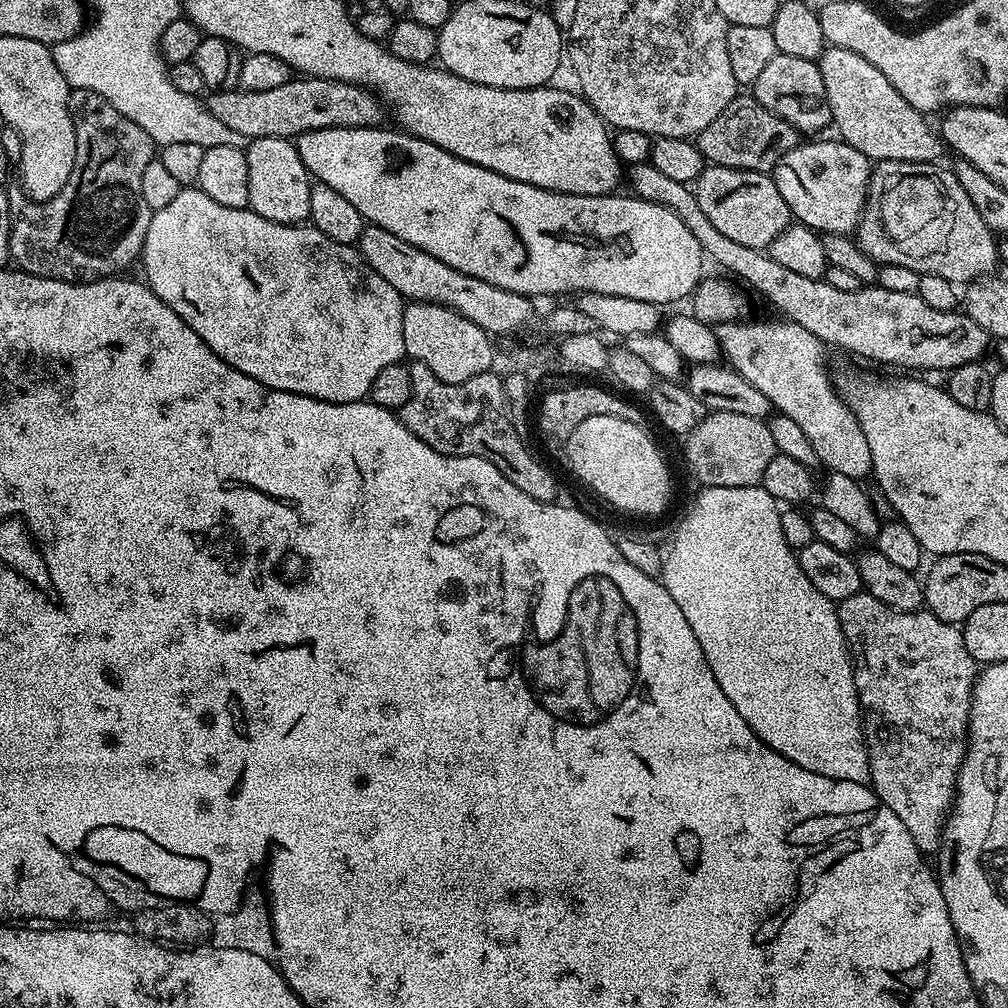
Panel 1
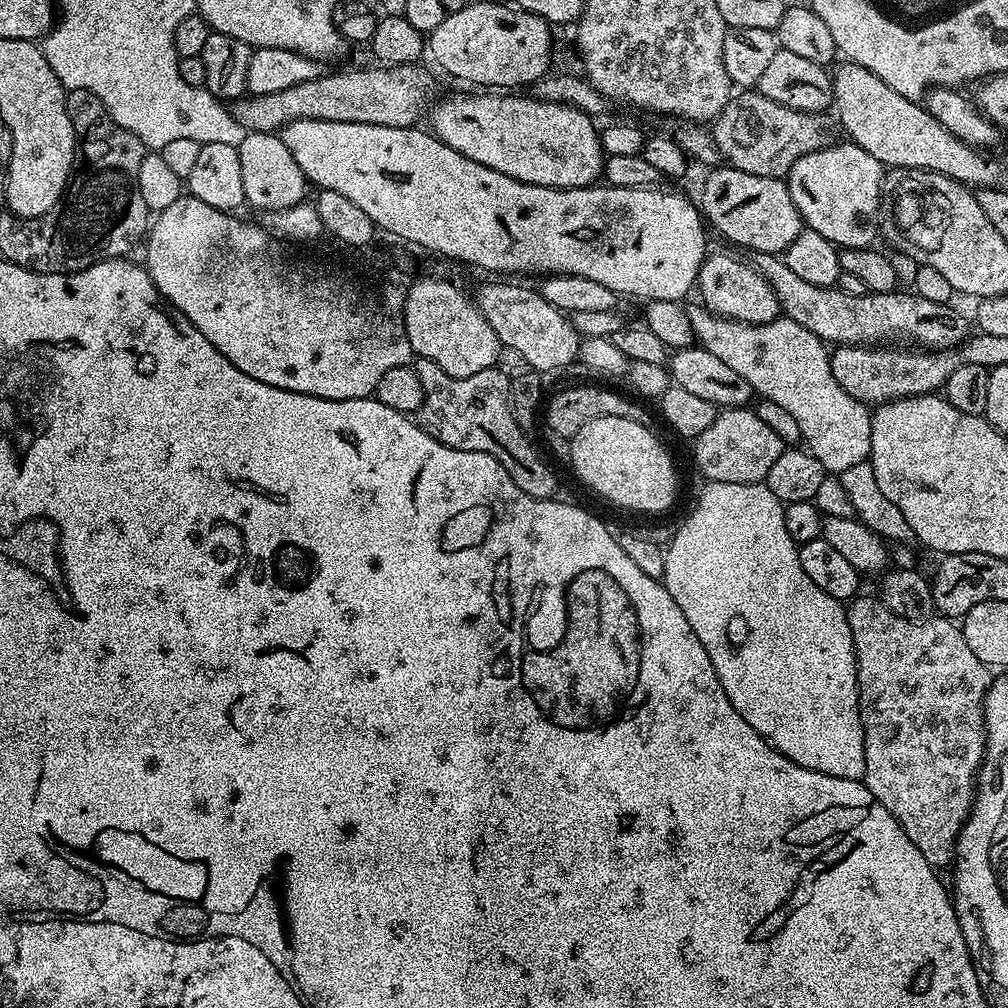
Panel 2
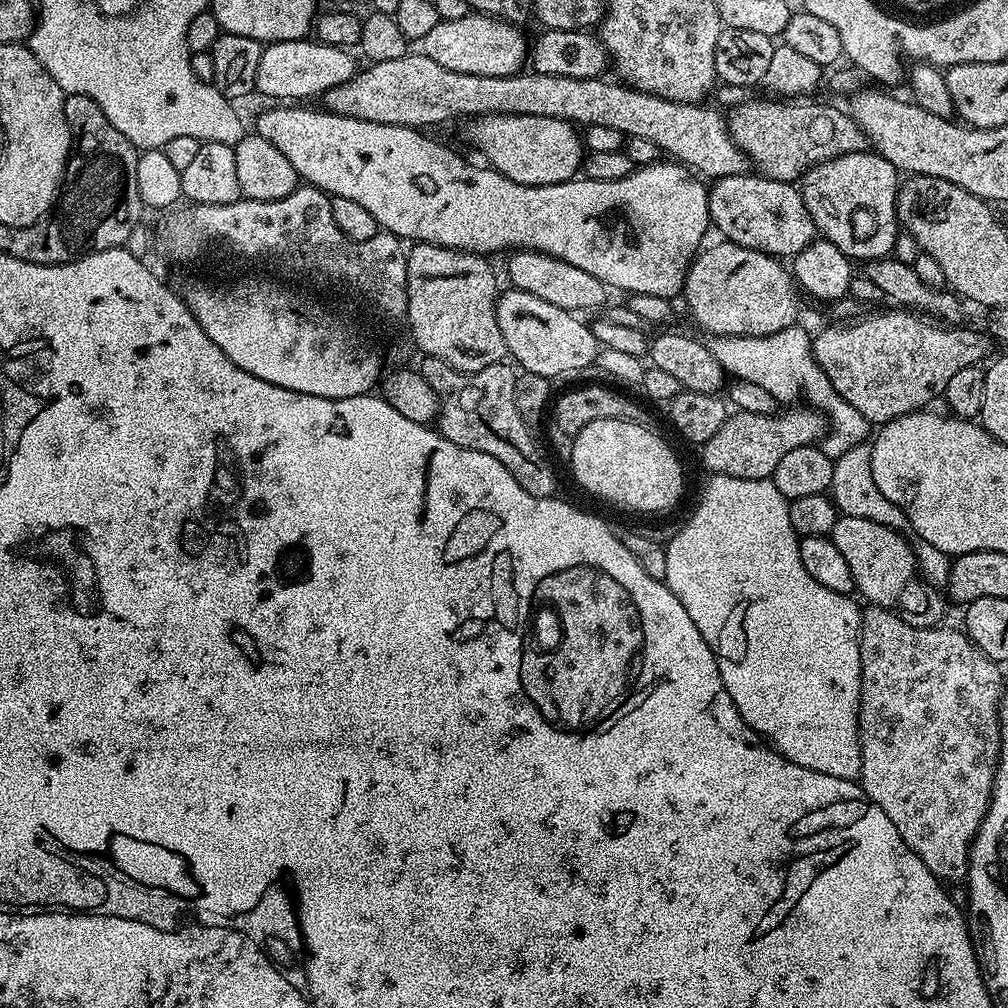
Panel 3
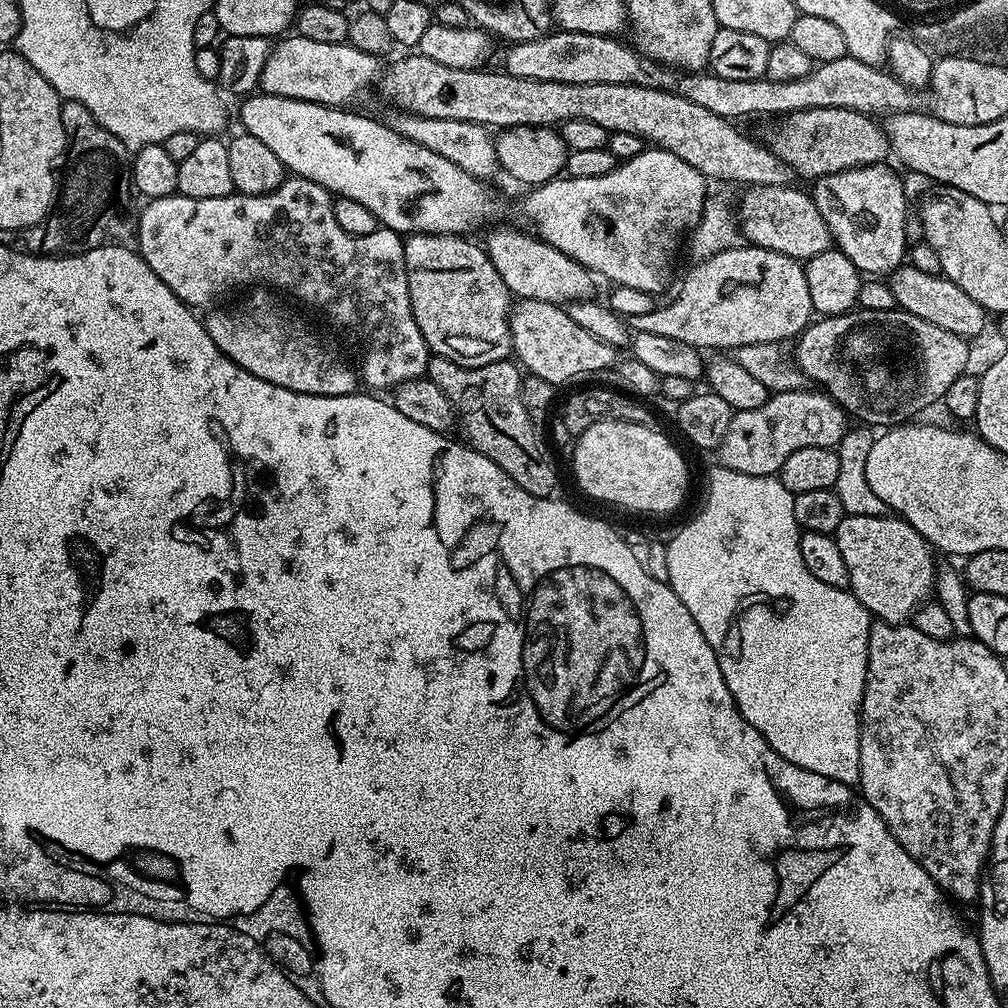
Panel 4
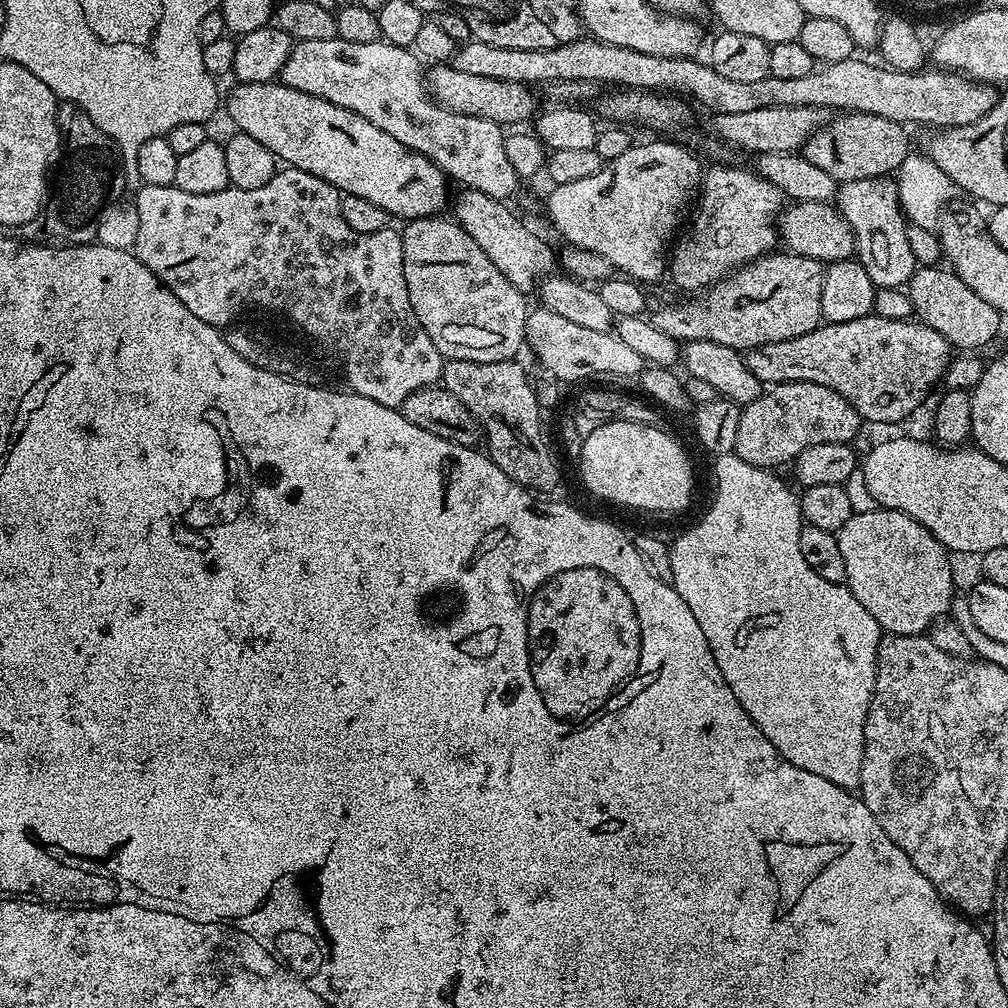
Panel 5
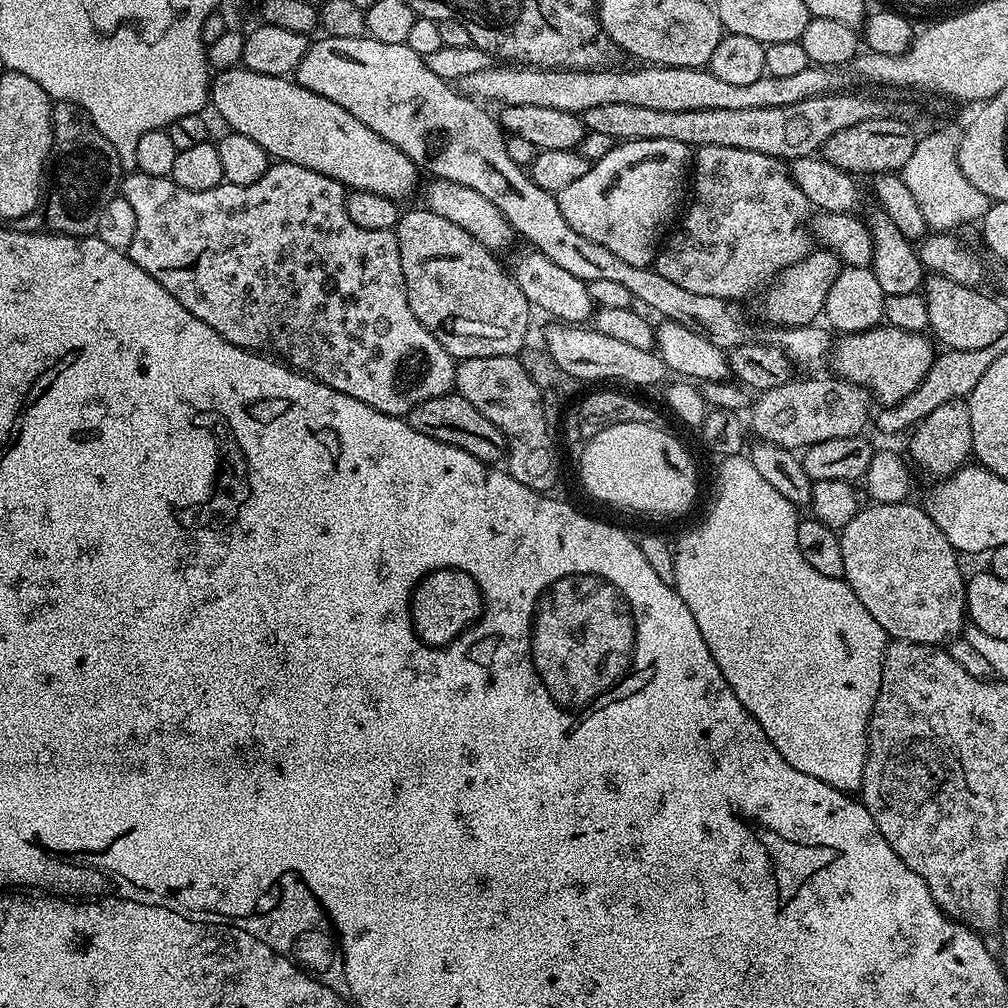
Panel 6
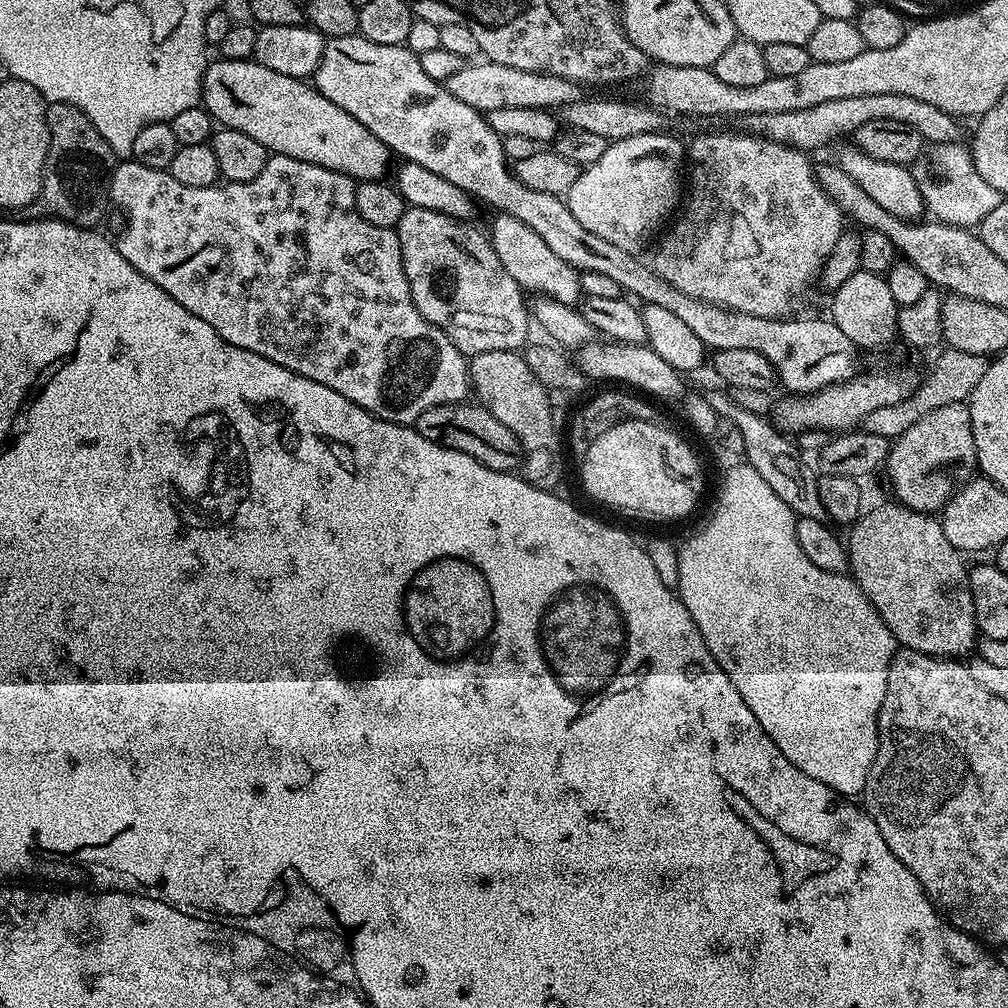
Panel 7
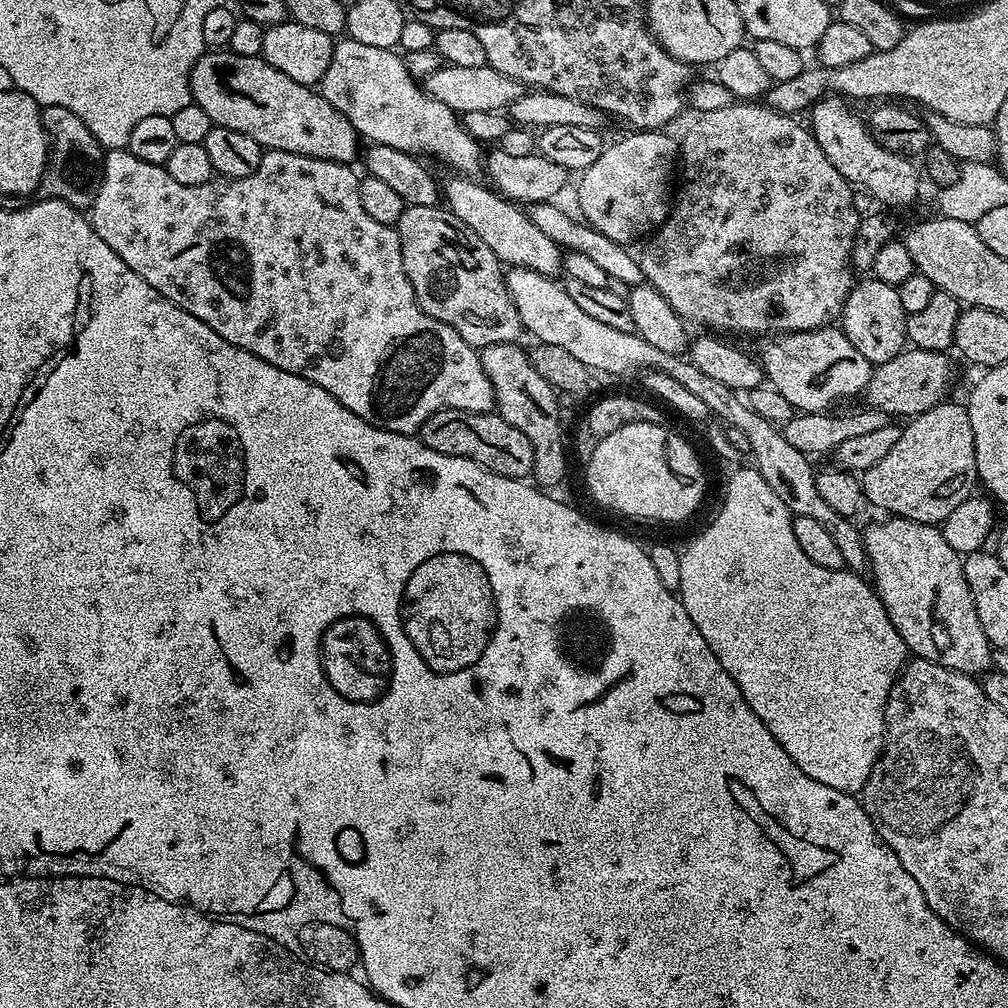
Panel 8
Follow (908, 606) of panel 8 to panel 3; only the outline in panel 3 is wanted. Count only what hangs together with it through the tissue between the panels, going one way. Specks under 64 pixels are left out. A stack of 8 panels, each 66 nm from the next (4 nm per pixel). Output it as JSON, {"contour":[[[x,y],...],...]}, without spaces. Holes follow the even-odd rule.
{"contour":[[[840,514],[834,522],[830,538],[850,565],[850,574],[854,574],[856,583],[855,591],[861,592],[869,605],[891,609],[901,603],[906,586],[913,583],[918,572],[913,545],[905,533],[895,532],[869,519]]]}

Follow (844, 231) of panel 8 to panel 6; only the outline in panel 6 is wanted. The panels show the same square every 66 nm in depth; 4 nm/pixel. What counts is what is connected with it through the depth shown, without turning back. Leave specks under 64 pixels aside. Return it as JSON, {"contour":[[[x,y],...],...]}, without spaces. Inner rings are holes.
{"contour":[[[702,146],[695,149],[694,171],[691,173],[690,180],[690,200],[692,196],[692,205],[689,206],[688,213],[686,213],[687,208],[683,213],[683,216],[685,216],[684,221],[680,224],[680,229],[672,237],[670,237],[671,235],[667,237],[666,243],[656,254],[654,267],[658,274],[662,274],[662,278],[670,278],[670,282],[674,282],[677,286],[683,286],[683,288],[690,290],[694,294],[710,294],[719,300],[736,302],[735,300],[740,300],[743,296],[750,295],[751,292],[758,291],[757,293],[759,293],[761,289],[773,283],[779,277],[783,268],[798,262],[803,256],[807,256],[813,247],[814,241],[809,229],[805,227],[810,220],[810,205],[806,194],[802,194],[802,190],[798,190],[798,186],[793,182],[789,165],[785,161],[778,160],[774,156],[760,154],[754,150],[740,150],[734,146]]]}

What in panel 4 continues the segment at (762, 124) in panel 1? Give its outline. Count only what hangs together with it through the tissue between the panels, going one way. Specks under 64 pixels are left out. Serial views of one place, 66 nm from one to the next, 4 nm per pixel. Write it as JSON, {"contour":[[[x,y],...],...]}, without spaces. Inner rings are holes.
{"contour":[[[845,108],[802,110],[801,112],[791,112],[781,124],[784,125],[772,134],[770,147],[775,156],[782,158],[782,162],[786,162],[792,167],[793,173],[797,177],[812,176],[811,178],[819,178],[838,174],[842,170],[885,163],[890,156],[888,135],[884,132],[883,123],[866,112],[855,112]]]}

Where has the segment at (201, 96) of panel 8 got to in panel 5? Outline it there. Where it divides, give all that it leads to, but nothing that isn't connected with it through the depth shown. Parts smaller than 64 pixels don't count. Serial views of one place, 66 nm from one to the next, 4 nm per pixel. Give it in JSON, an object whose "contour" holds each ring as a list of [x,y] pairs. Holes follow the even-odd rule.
{"contour":[[[273,82],[271,84],[237,83],[235,87],[236,89],[229,96],[226,96],[226,104],[228,100],[228,116],[236,123],[234,125],[235,131],[244,132],[250,138],[255,138],[258,142],[262,142],[262,146],[266,146],[266,150],[274,153],[277,161],[283,162],[287,167],[306,170],[310,174],[314,174],[318,178],[330,182],[345,196],[366,198],[370,202],[374,202],[374,206],[382,206],[382,210],[386,210],[389,217],[396,219],[397,216],[400,222],[417,220],[420,216],[434,216],[445,211],[443,209],[444,203],[447,200],[449,203],[450,200],[450,192],[448,196],[448,184],[450,185],[449,177],[445,176],[443,170],[437,164],[430,162],[430,158],[426,158],[422,154],[418,154],[409,148],[404,148],[402,142],[398,142],[398,138],[390,138],[390,134],[386,134],[386,130],[378,130],[378,126],[374,126],[374,122],[366,122],[366,118],[362,118],[342,106],[334,106],[334,102],[326,102],[326,98],[318,98],[314,94],[302,94],[302,90],[294,90],[290,86],[279,82]]]}

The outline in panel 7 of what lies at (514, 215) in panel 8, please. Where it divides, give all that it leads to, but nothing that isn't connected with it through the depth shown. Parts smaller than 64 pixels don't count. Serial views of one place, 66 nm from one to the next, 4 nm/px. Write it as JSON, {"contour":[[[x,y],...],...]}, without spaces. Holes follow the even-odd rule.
{"contour":[[[505,212],[493,215],[492,232],[490,239],[494,246],[494,254],[498,254],[498,262],[502,262],[506,274],[518,282],[518,286],[524,289],[525,293],[537,292],[537,297],[563,304],[575,305],[581,299],[580,273],[570,266],[570,262],[562,262],[530,226],[518,222],[518,218],[512,218]]]}

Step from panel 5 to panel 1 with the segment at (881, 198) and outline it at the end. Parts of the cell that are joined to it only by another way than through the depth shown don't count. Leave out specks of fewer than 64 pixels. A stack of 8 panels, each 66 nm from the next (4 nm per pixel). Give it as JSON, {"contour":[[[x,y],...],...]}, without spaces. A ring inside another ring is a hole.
{"contour":[[[824,138],[809,139],[812,140],[809,144],[797,143],[795,148],[782,154],[780,161],[772,167],[770,175],[774,186],[778,186],[778,194],[782,194],[789,213],[799,223],[821,234],[833,232],[846,236],[856,232],[857,224],[869,203],[874,168],[868,156],[862,154],[862,150],[854,150],[854,146],[845,144],[836,138],[833,140],[820,139]]]}

